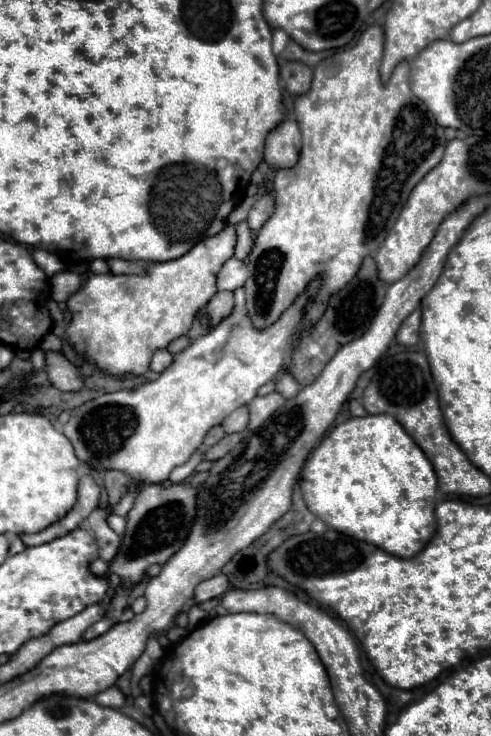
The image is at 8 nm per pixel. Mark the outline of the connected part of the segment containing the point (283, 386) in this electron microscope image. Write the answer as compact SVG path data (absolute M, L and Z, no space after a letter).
M282 373L282 375L280 375L280 379L278 379L278 383L276 383L276 391L278 391L280 395L284 395L286 399L292 399L292 397L296 397L298 389L300 389L300 385L296 383L296 379L294 379L292 375L288 375L288 373Z

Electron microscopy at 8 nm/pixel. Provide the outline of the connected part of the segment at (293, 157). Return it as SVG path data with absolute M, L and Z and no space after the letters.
M284 119L266 137L266 163L280 167L292 167L300 155L300 129L294 119Z

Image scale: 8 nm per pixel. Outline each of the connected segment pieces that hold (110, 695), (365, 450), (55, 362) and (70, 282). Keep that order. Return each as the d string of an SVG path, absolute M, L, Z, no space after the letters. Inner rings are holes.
M114 685L114 687L110 687L110 689L106 689L106 691L102 691L102 693L98 693L96 697L96 703L98 705L104 705L104 707L122 707L124 705L124 693Z
M388 413L352 417L336 425L306 459L300 489L308 509L328 527L348 537L372 543L396 557L408 559L420 553L436 529L434 507L438 481L434 467L404 427Z
M54 351L46 353L46 369L48 369L50 383L54 387L58 387L60 391L80 391L82 385L84 385L82 375L60 353L54 353Z
M62 271L58 275L54 275L50 279L50 287L52 287L52 299L56 303L64 303L68 297L72 297L82 285L82 279L78 273L72 271Z

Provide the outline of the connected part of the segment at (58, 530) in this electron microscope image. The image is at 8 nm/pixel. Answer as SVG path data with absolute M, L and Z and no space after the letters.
M84 475L80 479L78 501L72 507L72 511L68 511L68 515L64 515L60 521L56 521L48 529L44 529L40 533L34 533L34 535L20 535L20 539L24 541L24 545L42 545L42 543L54 541L54 539L66 535L66 533L74 531L98 507L98 503L100 503L100 491L102 491L100 485L90 475Z

